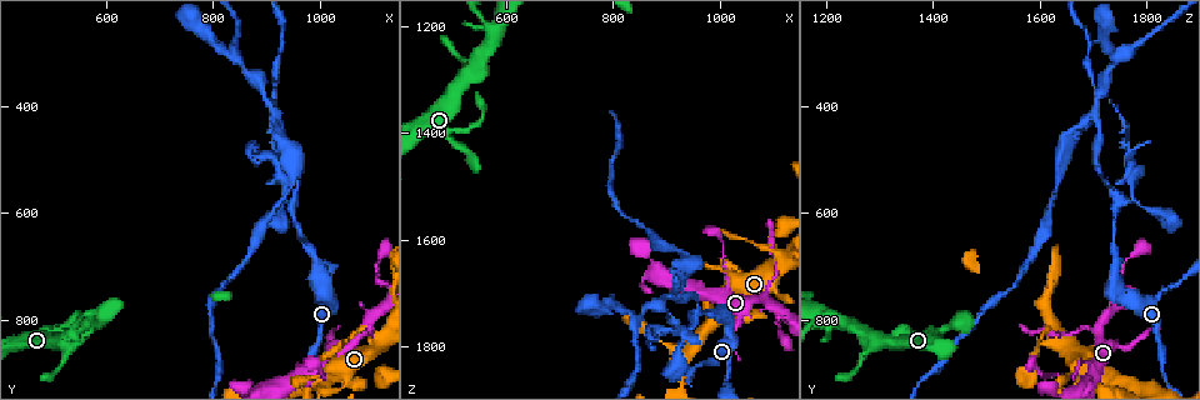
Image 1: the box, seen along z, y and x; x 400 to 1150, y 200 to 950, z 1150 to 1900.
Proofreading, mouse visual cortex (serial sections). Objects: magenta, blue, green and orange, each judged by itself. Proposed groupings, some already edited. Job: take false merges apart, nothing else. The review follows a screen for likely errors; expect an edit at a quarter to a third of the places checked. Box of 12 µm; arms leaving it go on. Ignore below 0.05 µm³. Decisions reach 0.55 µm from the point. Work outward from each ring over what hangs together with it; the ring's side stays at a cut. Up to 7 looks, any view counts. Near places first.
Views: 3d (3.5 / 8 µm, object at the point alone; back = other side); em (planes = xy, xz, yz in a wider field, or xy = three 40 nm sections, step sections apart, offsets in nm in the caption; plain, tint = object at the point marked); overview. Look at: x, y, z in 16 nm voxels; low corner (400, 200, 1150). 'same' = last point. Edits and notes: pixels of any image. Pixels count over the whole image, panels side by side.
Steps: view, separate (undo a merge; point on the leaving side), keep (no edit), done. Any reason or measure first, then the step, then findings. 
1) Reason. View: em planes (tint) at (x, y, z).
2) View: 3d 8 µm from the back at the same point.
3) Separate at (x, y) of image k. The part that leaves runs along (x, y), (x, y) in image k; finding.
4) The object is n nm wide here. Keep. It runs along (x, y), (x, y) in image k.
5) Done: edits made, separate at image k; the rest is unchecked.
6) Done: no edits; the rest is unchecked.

Arms part here. View: 3d 3.5 µm at (1085, 820, 1710).

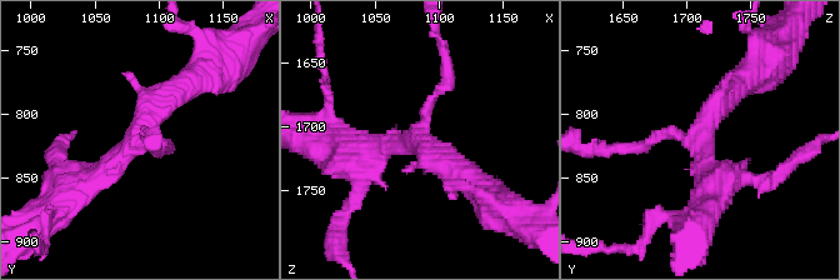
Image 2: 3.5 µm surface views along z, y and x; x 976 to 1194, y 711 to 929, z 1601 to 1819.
Shape alone is not enough. View: em xy step 5 (tint) at (1082, 820, 1712).

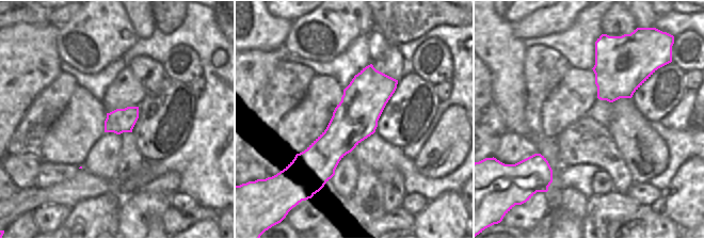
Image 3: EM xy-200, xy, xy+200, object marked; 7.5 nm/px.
The object is 340 nm wide here. Keep. It runs along (370, 67), (319, 180) in image 3; continuous, no second cell.

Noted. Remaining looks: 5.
Three arms meet. View: 3d 8 µm at (1010, 910, 1695).

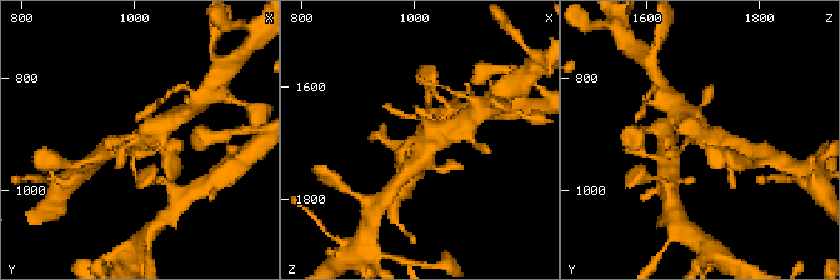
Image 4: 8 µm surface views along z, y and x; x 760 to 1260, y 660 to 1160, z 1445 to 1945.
View: 3d 3.5 µm at (1010, 905, 1695).

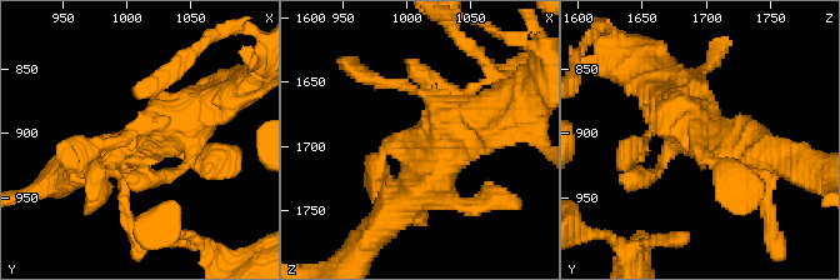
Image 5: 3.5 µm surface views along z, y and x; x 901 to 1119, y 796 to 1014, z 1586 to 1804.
Keep. It runs along (205, 103), (105, 160), (98, 188) in image 5; one cell here.

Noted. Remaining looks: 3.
A narrow waist. View: 3d 3.5 µm at (1110, 710, 1750).

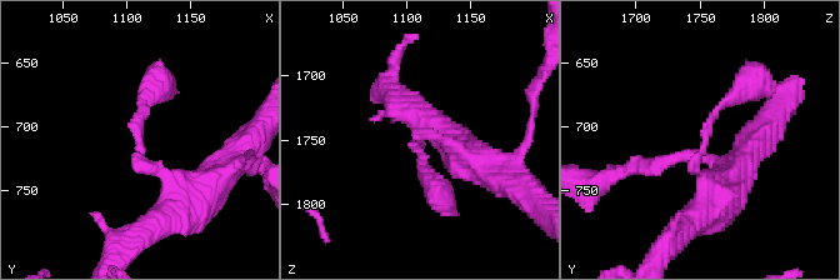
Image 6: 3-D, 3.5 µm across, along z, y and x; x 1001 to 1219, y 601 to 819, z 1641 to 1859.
The arms are 200, 300 nm wide; need the tissue. View: em xy step 3 (plain) at (1108, 712, 1752).

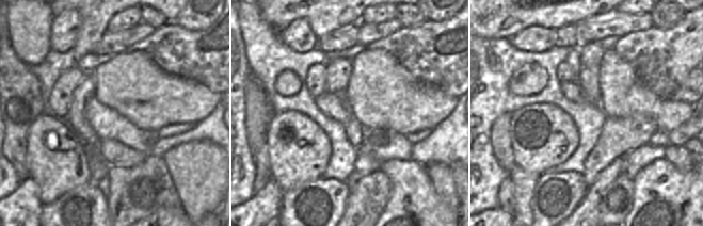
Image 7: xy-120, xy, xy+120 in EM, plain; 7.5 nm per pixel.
With the object marked. View: em xy step 3 (tint) at the same point.

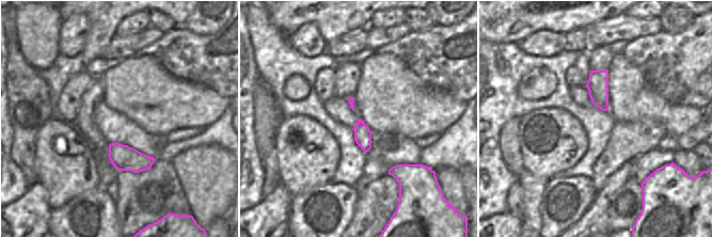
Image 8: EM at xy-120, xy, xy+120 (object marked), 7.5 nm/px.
Keep. It runs along (458, 148), (419, 135), (438, 189) in image 6; all the same cell.

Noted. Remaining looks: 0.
Done: no edits; the rest is unchecked.

